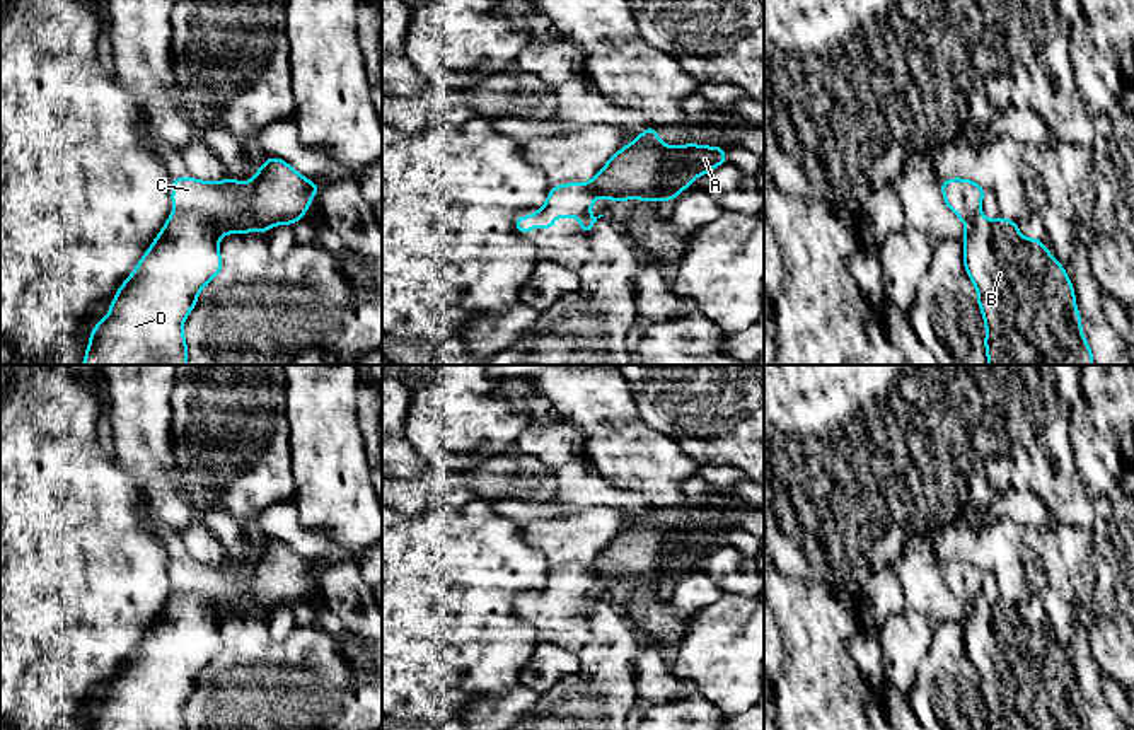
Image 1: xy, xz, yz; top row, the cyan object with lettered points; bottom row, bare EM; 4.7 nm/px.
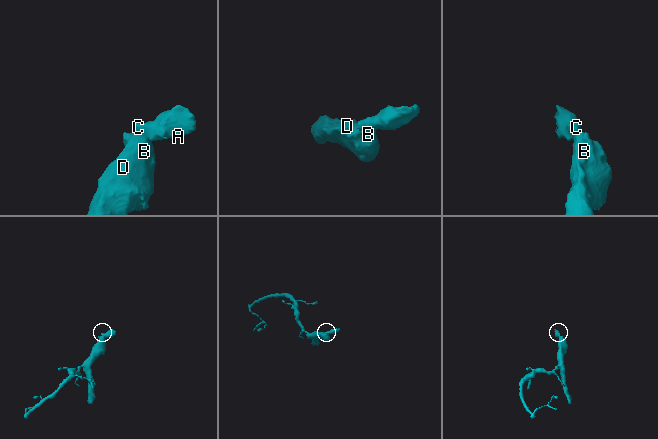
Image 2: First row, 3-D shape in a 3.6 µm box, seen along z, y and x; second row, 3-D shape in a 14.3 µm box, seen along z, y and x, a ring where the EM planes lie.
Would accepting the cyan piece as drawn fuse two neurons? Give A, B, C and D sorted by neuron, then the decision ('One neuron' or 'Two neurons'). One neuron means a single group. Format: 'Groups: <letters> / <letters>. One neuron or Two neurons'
Groups: A C / B D. Two neurons

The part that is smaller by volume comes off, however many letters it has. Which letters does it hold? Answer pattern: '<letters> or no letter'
A, C

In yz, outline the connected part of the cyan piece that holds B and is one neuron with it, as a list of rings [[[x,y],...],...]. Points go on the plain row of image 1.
[[[979,594],[965,607],[963,646],[979,675],[984,730],[1090,730],[1081,716],[1071,660],[1040,621],[1025,621],[1018,614],[1016,604],[1003,599],[991,604]]]

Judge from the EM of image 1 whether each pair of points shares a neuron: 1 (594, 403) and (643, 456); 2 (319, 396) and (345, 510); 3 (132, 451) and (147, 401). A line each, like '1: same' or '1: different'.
1: same
2: same
3: same

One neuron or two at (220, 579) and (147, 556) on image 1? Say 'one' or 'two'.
two

